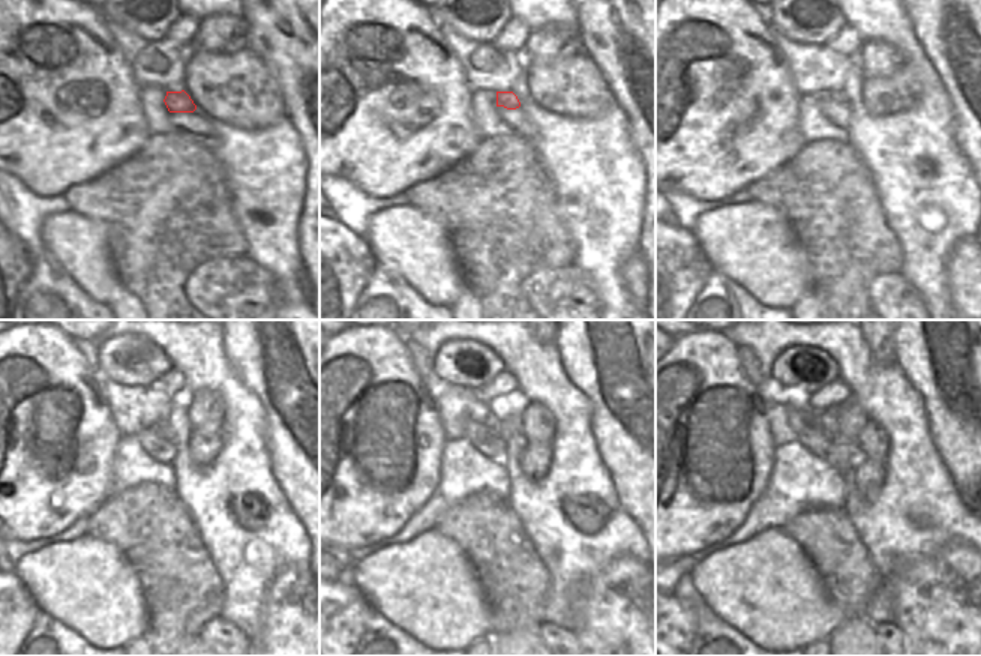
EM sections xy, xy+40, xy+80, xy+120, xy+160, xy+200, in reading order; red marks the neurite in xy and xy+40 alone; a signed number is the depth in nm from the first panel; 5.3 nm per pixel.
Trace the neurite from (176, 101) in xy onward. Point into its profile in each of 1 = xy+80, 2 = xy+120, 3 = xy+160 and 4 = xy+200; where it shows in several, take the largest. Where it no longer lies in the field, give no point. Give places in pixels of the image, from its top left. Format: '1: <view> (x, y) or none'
1: xy+80 (839, 96)
2: xy+120 (162, 428)
3: xy+160 (494, 424)
4: xy+200 (827, 421)

